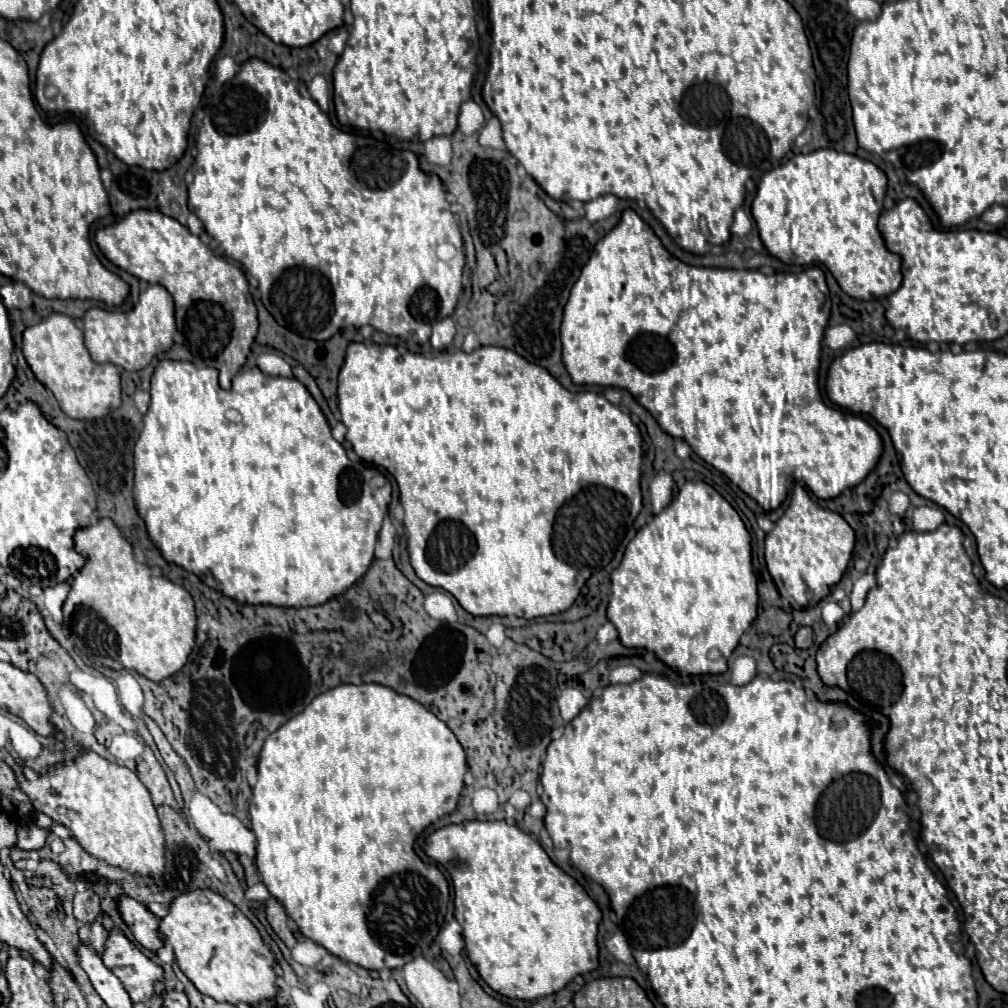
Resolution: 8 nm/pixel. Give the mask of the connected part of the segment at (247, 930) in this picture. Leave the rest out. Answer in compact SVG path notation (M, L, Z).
M212 890L182 894L170 904L168 916L160 920L160 930L166 944L174 948L182 972L202 994L228 1004L258 1004L276 998L276 958L270 946L262 940L258 928L220 894Z

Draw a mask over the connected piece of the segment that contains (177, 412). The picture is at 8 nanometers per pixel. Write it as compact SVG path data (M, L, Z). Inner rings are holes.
M160 360L152 374L150 396L152 400L144 416L144 428L134 448L134 500L140 516L146 522L150 540L160 548L166 560L180 564L182 568L192 570L194 574L200 576L212 572L212 576L220 584L220 592L230 598L236 598L238 602L274 604L274 606L324 604L328 602L328 598L342 594L348 586L352 586L366 574L368 566L374 560L374 546L378 540L382 518L390 502L390 482L376 486L376 480L388 480L388 478L374 466L370 466L368 480L364 478L366 476L364 472L362 472L362 480L358 480L360 478L358 474L348 474L350 470L354 472L352 460L348 458L344 446L332 438L326 416L322 414L320 406L316 404L316 400L310 396L308 388L302 382L298 382L296 378L282 378L282 376L272 378L254 366L254 368L244 368L240 374L236 374L236 380L232 382L232 390L226 392L218 384L216 368L210 366L198 368L192 362L184 362L184 360ZM230 408L236 408L242 414L242 422L234 424L226 418L226 412Z

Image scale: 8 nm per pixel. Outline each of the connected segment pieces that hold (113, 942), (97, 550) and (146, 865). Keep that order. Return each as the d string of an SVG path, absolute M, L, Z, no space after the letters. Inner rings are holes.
M118 926L110 930L104 948L104 964L122 980L132 1002L150 1000L154 996L154 984L164 978L162 966L144 956Z
M110 518L80 528L74 534L74 548L86 556L86 564L74 576L62 610L76 652L92 666L136 670L154 682L176 674L194 648L192 596L180 584L152 576L146 564L136 562L132 544Z
M84 752L72 764L56 764L54 772L40 776L36 782L20 782L20 788L28 794L34 810L74 830L74 838L94 858L130 874L152 878L164 874L164 830L148 788L132 770L112 764L94 752Z

